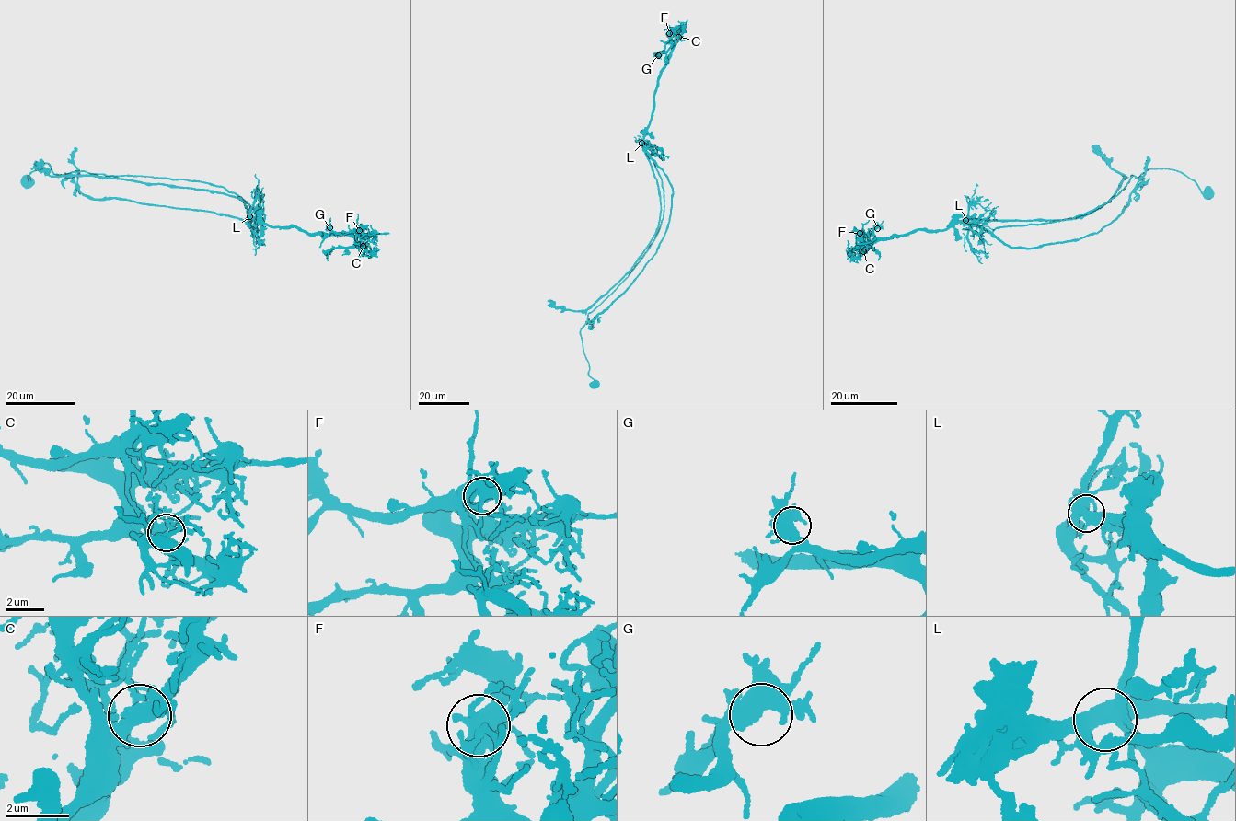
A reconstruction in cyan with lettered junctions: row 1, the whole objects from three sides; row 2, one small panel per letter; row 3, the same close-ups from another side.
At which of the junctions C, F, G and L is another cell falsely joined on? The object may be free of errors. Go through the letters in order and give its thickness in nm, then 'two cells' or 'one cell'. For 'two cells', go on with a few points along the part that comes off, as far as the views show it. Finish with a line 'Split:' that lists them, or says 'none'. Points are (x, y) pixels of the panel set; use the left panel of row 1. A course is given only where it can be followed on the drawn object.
C: calibre 440 nm; one cell
F: calibre 440 nm; one cell
G: calibre 500 nm; one cell
L: calibre 480 nm; two cells; course (249, 216), (246, 202), (205, 182), (63, 175), (42, 162), (24, 182)
Split: L

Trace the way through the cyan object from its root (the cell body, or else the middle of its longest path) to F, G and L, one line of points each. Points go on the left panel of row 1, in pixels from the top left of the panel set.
F: (26, 182), (42, 163), (57, 175), (201, 181), (245, 200), (250, 222), (315, 235), (352, 237), (359, 230)
G: (26, 182), (42, 163), (57, 175), (206, 182), (245, 200), (250, 222), (355, 236), (329, 227)
L: (26, 182), (42, 163), (57, 175), (201, 181), (245, 200), (249, 216)

